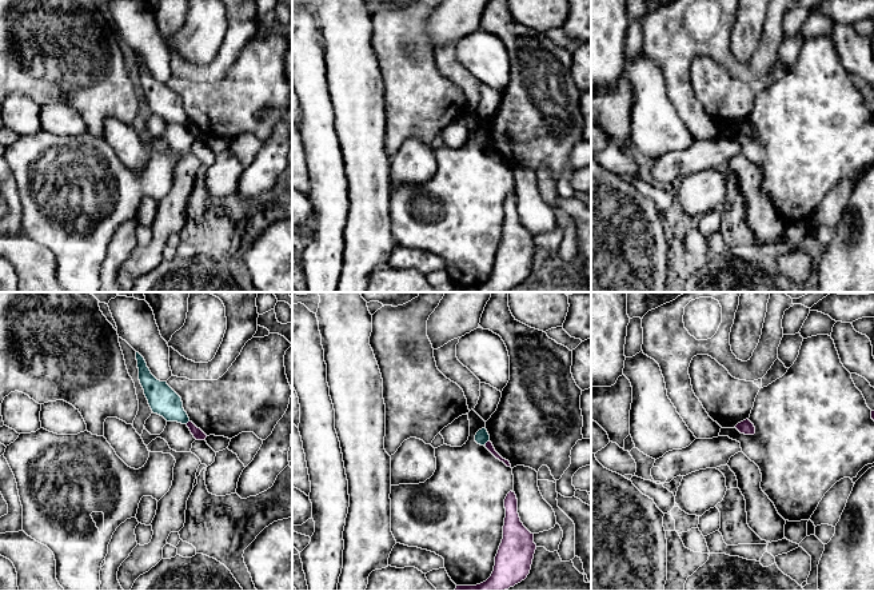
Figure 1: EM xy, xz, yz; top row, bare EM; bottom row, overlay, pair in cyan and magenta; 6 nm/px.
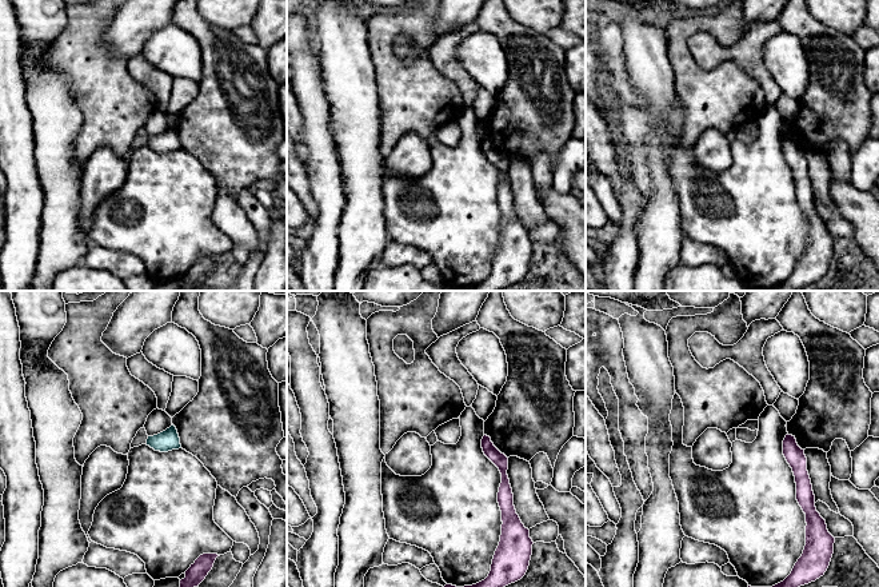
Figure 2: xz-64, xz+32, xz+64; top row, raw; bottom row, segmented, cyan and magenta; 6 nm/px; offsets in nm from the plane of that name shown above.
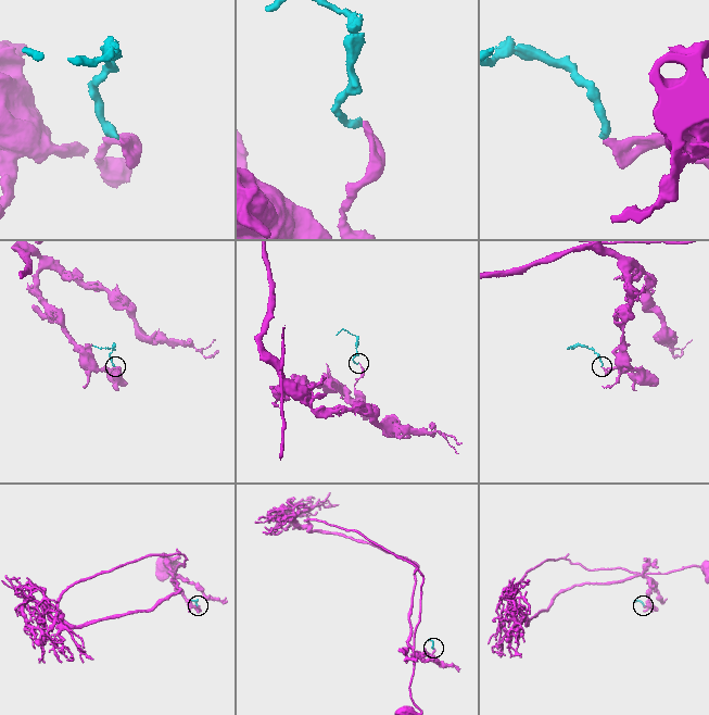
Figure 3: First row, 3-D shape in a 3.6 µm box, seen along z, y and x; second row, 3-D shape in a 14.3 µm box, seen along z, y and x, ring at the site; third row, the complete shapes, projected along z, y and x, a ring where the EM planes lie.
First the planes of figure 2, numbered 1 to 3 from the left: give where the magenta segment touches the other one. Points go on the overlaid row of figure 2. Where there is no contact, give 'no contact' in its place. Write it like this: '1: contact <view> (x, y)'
1: no contact
2: no contact
3: no contact

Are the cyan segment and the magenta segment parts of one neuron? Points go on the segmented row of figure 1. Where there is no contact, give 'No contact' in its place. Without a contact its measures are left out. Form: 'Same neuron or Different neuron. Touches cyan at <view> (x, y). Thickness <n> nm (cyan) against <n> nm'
Different neuron. Touches cyan at xz (486, 442). Thickness 90 nm (cyan) against 50 nm

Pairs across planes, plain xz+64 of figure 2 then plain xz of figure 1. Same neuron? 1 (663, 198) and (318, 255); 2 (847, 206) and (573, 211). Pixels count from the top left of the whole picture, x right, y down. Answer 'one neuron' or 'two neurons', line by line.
1: two neurons
2: one neuron

